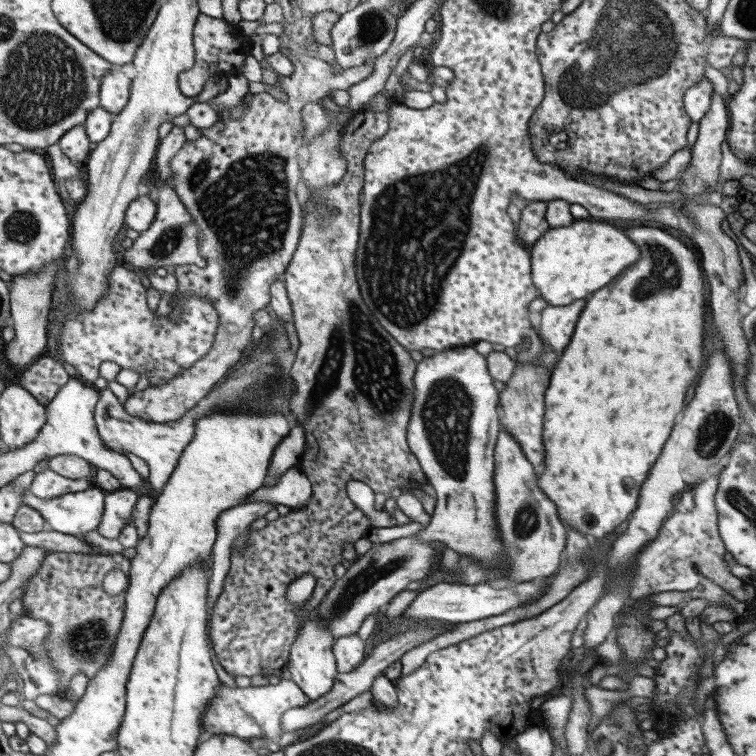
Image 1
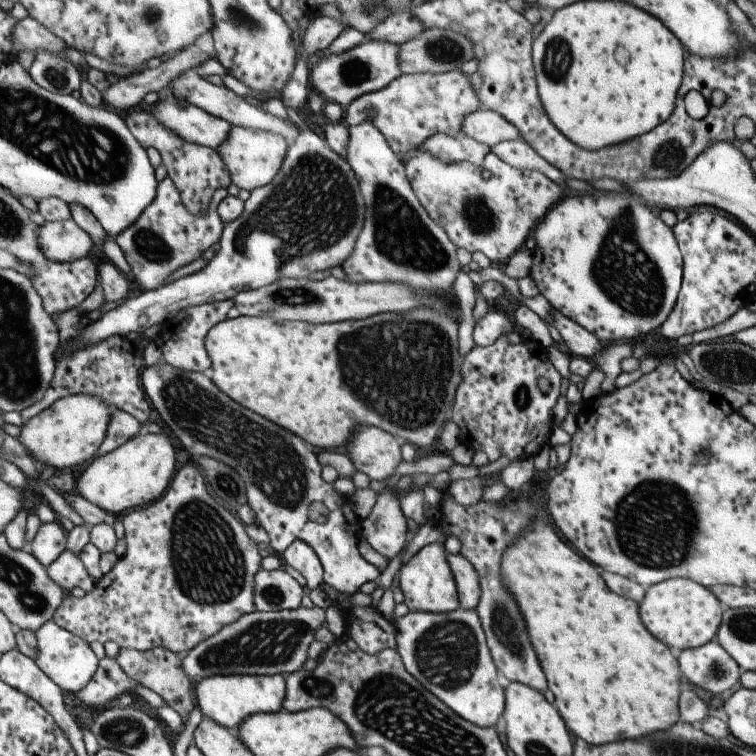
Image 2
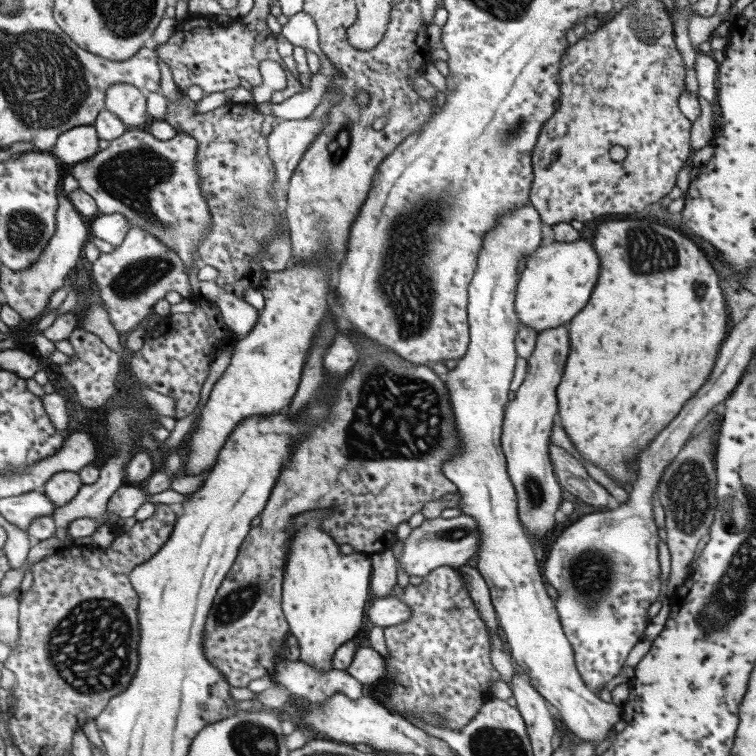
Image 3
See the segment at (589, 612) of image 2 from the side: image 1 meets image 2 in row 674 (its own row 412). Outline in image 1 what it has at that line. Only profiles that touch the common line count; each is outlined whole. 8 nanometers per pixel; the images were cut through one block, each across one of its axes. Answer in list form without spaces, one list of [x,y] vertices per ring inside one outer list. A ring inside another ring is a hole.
[[[640,225],[624,230],[627,238],[639,249],[633,266],[626,266],[612,281],[587,296],[587,302],[578,314],[573,332],[566,346],[559,354],[555,369],[549,375],[548,385],[544,390],[544,421],[542,443],[544,444],[543,473],[538,475],[537,484],[545,496],[553,502],[559,522],[565,528],[574,528],[590,541],[603,538],[613,533],[615,527],[627,521],[627,516],[637,507],[637,499],[643,481],[650,468],[660,455],[661,449],[673,428],[677,416],[682,412],[683,398],[687,388],[699,376],[703,364],[703,280],[701,270],[693,252],[683,243],[671,237],[661,229]]]

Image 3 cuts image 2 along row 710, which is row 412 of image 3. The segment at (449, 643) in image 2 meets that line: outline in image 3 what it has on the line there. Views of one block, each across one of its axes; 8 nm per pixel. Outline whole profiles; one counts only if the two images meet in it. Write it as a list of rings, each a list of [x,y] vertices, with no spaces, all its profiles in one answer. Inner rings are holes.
[[[529,202],[511,209],[508,213],[496,218],[496,223],[484,234],[481,248],[476,256],[476,267],[467,287],[466,321],[468,324],[468,345],[465,354],[456,360],[452,370],[448,370],[445,386],[448,390],[450,407],[454,423],[460,438],[458,452],[442,464],[442,471],[447,480],[456,486],[452,508],[460,511],[459,516],[471,516],[479,530],[479,549],[476,550],[475,570],[488,586],[490,601],[493,605],[498,626],[505,636],[511,658],[527,678],[531,686],[551,706],[557,708],[562,726],[575,734],[579,740],[590,742],[593,746],[614,735],[613,724],[619,722],[622,708],[620,705],[603,702],[597,692],[585,686],[577,672],[574,656],[569,642],[563,635],[562,628],[554,607],[554,602],[545,592],[544,580],[539,573],[533,546],[525,536],[517,518],[516,494],[506,473],[506,462],[500,447],[500,432],[503,404],[507,402],[507,391],[514,371],[515,353],[513,338],[517,334],[514,301],[517,286],[517,264],[522,256],[537,250],[541,244],[541,219],[539,213]]]

